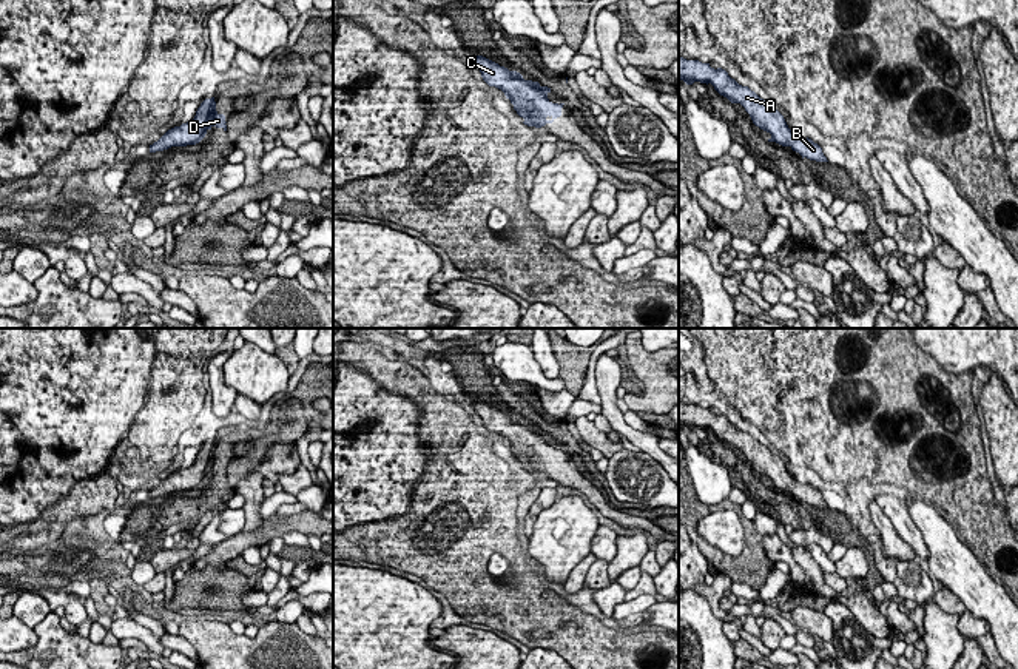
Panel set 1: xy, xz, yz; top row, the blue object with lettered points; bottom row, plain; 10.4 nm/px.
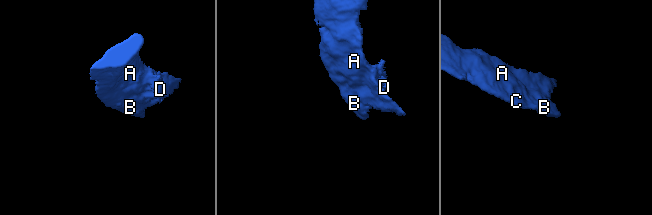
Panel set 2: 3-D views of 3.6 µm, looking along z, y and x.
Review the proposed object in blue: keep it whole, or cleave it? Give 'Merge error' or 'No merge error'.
No merge error

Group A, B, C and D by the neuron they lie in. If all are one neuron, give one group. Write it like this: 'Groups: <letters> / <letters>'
Groups: A B C D

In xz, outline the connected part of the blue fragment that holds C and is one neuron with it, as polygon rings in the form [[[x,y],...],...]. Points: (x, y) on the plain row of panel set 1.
[[[483,401],[472,404],[483,425],[504,438],[517,459],[524,464],[524,470],[541,473],[561,461],[565,449],[552,449],[548,444],[551,433],[541,432],[538,427],[524,425],[520,418],[509,416]]]

